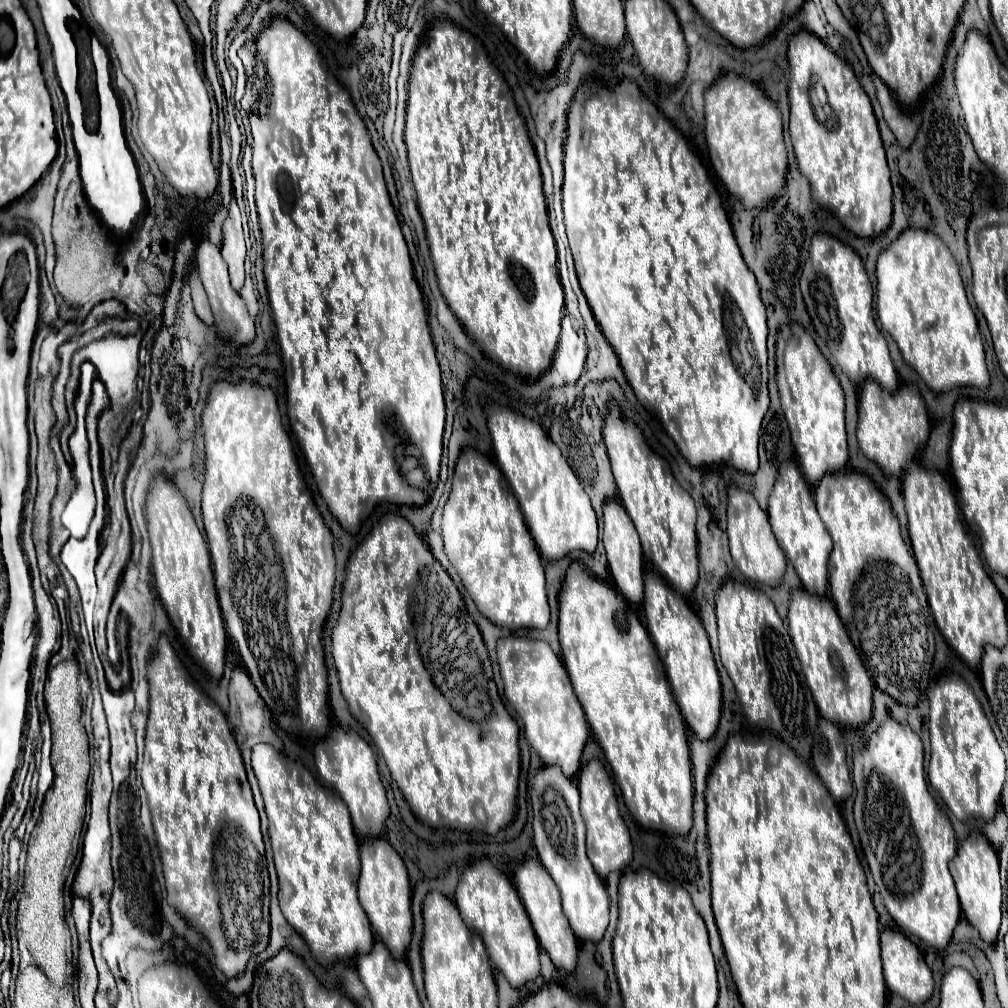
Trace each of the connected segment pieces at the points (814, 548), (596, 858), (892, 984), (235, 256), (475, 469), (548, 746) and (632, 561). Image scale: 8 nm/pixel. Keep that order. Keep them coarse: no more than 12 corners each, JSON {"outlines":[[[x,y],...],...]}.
{"outlines":[[[799,466],[779,468],[769,522],[803,588],[827,590],[831,536]],[[599,760],[577,786],[587,856],[603,876],[633,858],[611,778]],[[881,932],[885,984],[921,1004],[933,996],[931,970],[901,932]],[[237,202],[223,226],[221,256],[231,286],[243,288],[245,240]],[[473,448],[443,510],[477,610],[549,624],[545,572],[501,470]],[[497,642],[527,742],[571,778],[589,724],[547,642]],[[619,500],[603,506],[603,544],[617,590],[643,600],[643,552]]]}

